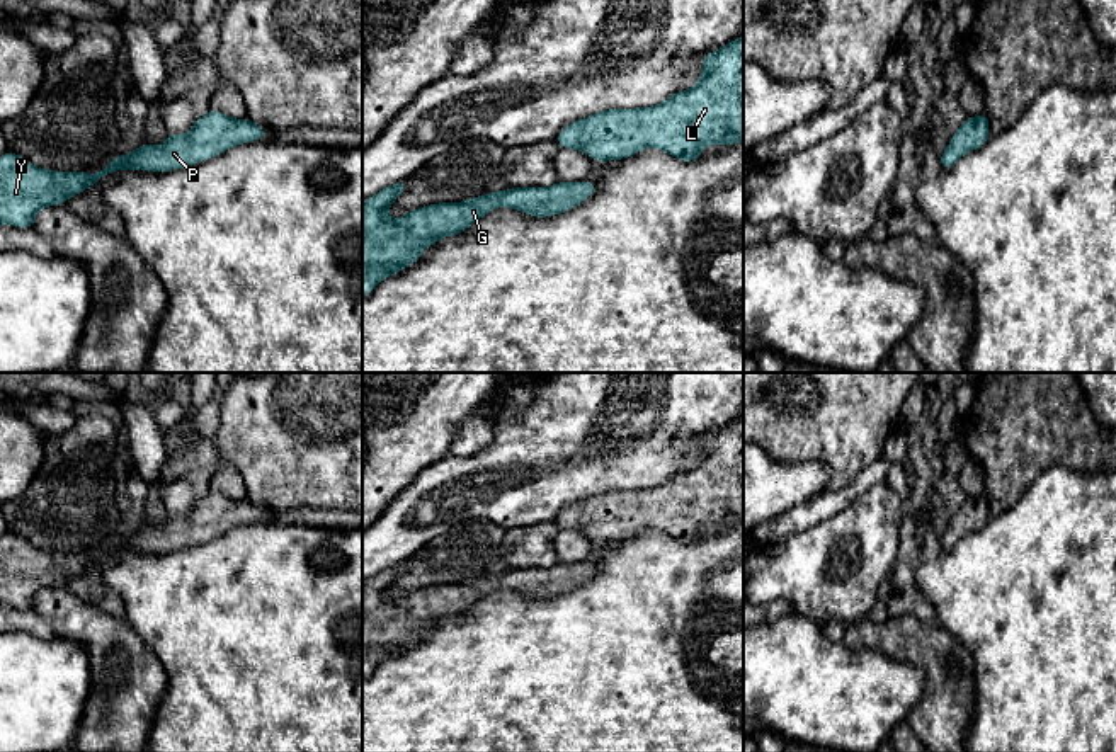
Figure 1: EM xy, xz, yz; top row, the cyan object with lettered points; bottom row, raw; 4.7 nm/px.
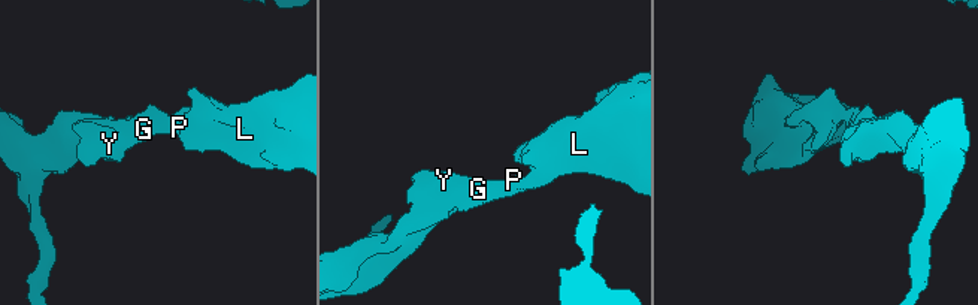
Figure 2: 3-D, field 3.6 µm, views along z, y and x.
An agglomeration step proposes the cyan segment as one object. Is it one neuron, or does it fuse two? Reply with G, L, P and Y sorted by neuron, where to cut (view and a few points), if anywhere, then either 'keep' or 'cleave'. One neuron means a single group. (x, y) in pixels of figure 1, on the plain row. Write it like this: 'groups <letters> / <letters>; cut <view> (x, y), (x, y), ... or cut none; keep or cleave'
groups G L P Y; cut none; keep

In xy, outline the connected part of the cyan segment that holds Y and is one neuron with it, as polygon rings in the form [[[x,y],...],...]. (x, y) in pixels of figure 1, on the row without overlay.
[[[209,490],[184,516],[167,514],[162,527],[141,524],[128,538],[116,536],[95,555],[46,551],[24,538],[7,533],[0,536],[0,606],[34,609],[36,594],[65,585],[97,561],[117,551],[170,553],[211,541],[223,533],[264,521],[267,512],[248,498],[235,500]]]

